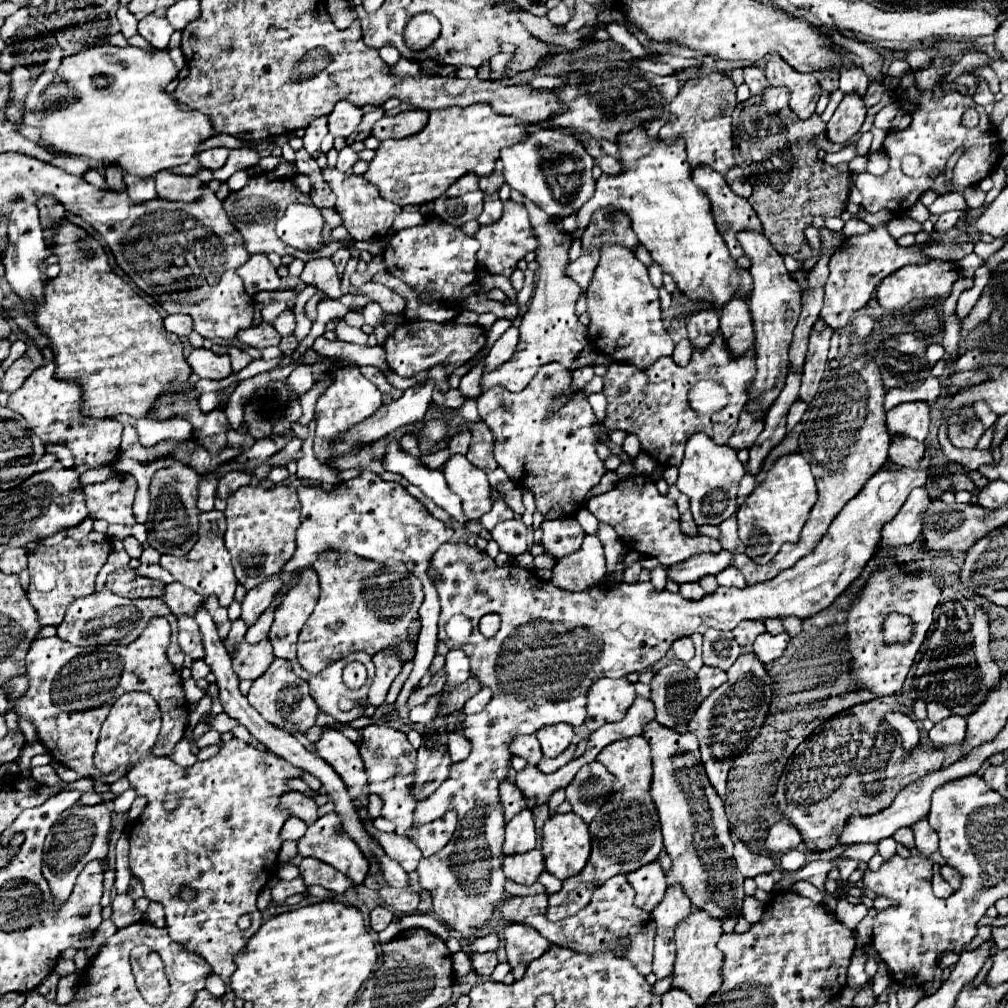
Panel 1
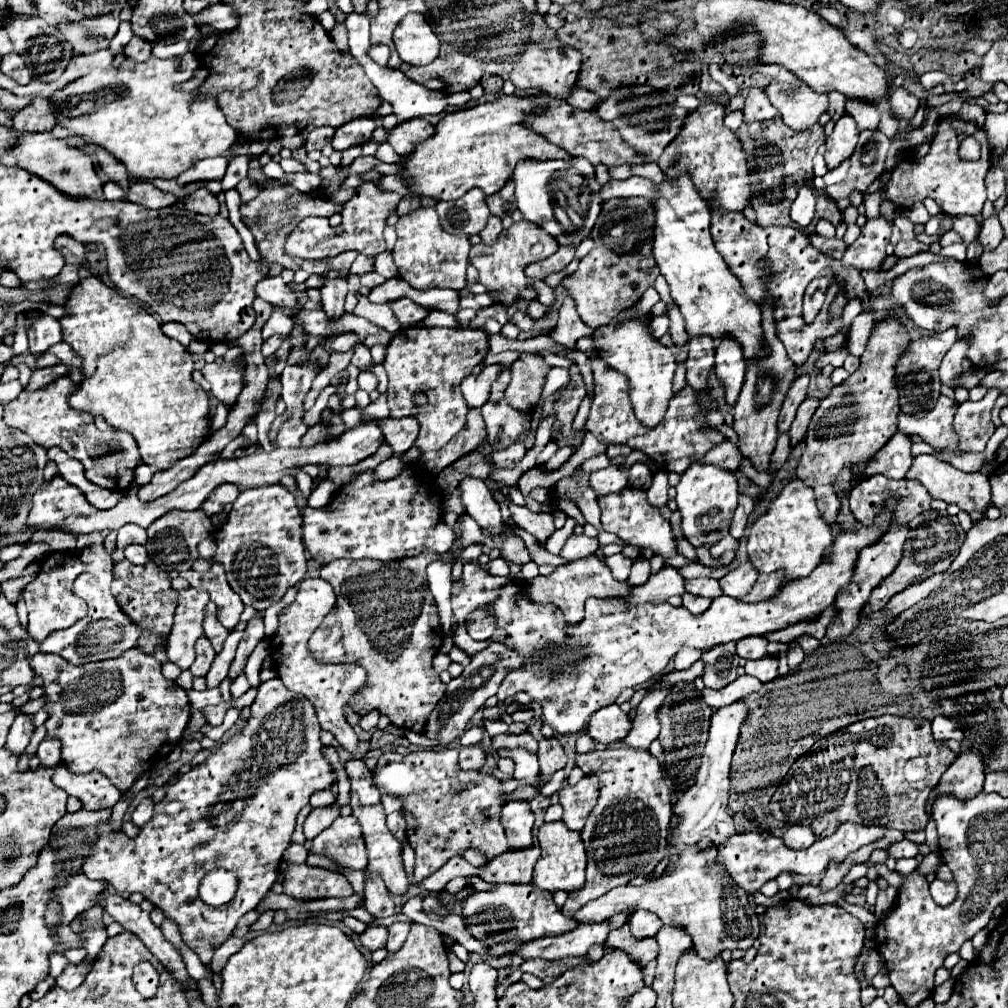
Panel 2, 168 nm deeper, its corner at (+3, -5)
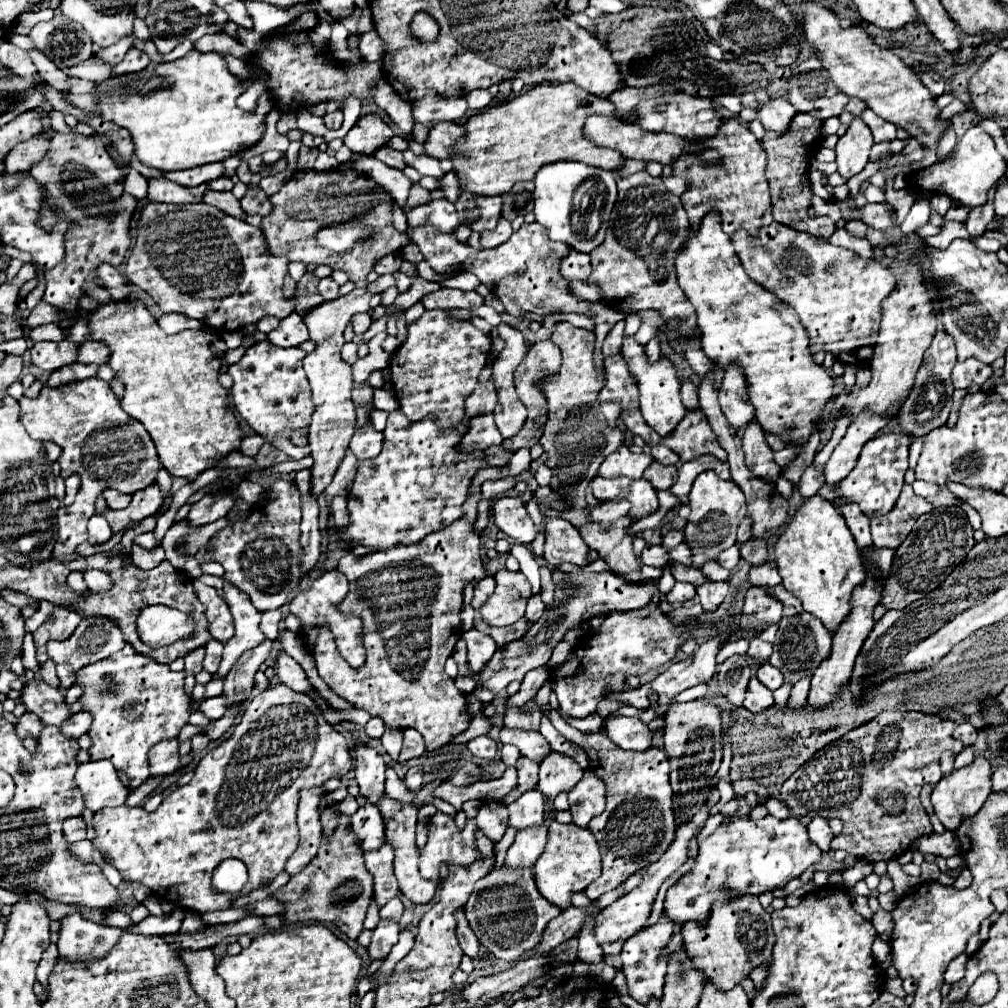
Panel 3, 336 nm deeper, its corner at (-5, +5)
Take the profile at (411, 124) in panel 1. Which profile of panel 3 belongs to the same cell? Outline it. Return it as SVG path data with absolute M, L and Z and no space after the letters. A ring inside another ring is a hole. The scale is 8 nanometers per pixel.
M437 122L433 124L433 128L429 128L429 136L423 144L425 154L433 156L437 160L449 158L449 142L455 142L457 138L461 138L463 134L463 126L455 124L455 122Z

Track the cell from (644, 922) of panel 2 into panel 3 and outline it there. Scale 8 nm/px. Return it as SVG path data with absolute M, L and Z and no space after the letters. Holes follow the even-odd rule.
M661 914L659 920L653 924L653 926L647 926L647 928L641 928L637 930L631 938L625 940L621 952L619 952L619 958L623 962L623 972L627 976L627 988L629 988L629 994L645 1004L647 1000L651 1000L653 996L661 998L661 990L663 990L663 978L665 978L665 966L667 966L667 958L669 954L661 954L661 948L669 942L673 934L673 922L667 918L667 914Z

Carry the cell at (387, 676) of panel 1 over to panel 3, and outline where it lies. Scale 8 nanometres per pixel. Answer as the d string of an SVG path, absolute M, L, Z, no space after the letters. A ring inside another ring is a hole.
M373 716L373 718L365 724L365 732L367 732L367 736L371 736L371 738L381 738L383 732L385 732L385 724L381 722L381 718Z

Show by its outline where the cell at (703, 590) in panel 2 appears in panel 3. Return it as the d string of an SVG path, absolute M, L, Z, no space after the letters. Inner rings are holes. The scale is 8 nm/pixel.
M673 564L671 572L673 572L675 580L679 580L679 582L689 582L689 584L693 584L693 586L699 586L699 584L703 584L705 580L709 580L701 570L691 568L691 566L683 566L683 564Z

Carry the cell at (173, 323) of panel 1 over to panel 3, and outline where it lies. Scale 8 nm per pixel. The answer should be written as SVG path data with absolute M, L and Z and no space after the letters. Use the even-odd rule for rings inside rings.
M163 314L159 318L159 326L167 332L167 334L175 334L175 332L181 332L181 330L187 330L187 328L195 328L195 330L201 330L203 324L197 322L197 320L191 320L191 318L185 318L181 314Z

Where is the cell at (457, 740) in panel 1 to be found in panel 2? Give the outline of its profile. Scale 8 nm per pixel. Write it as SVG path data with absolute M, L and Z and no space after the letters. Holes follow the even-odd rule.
M469 746L469 748L461 748L459 752L459 766L463 770L481 770L485 766L485 750L481 746Z

